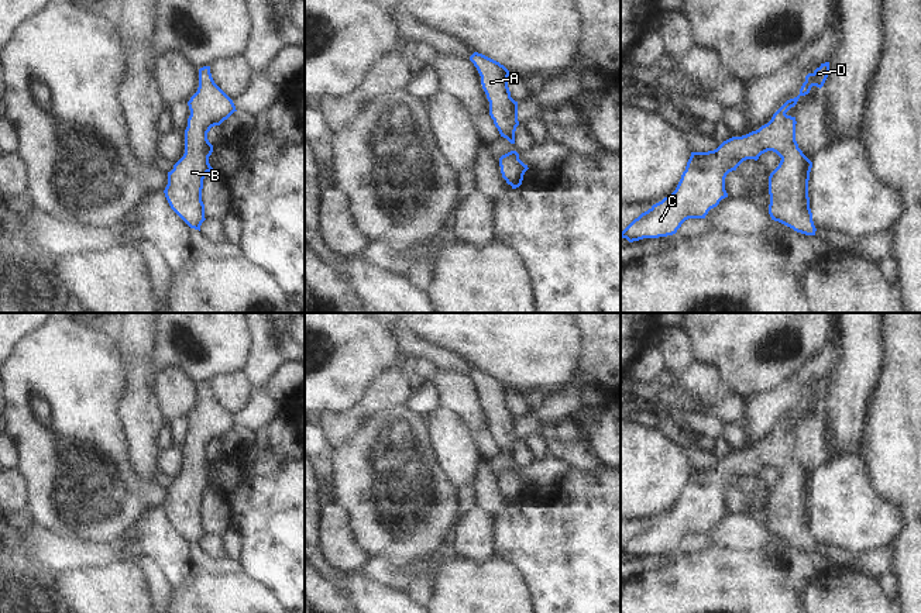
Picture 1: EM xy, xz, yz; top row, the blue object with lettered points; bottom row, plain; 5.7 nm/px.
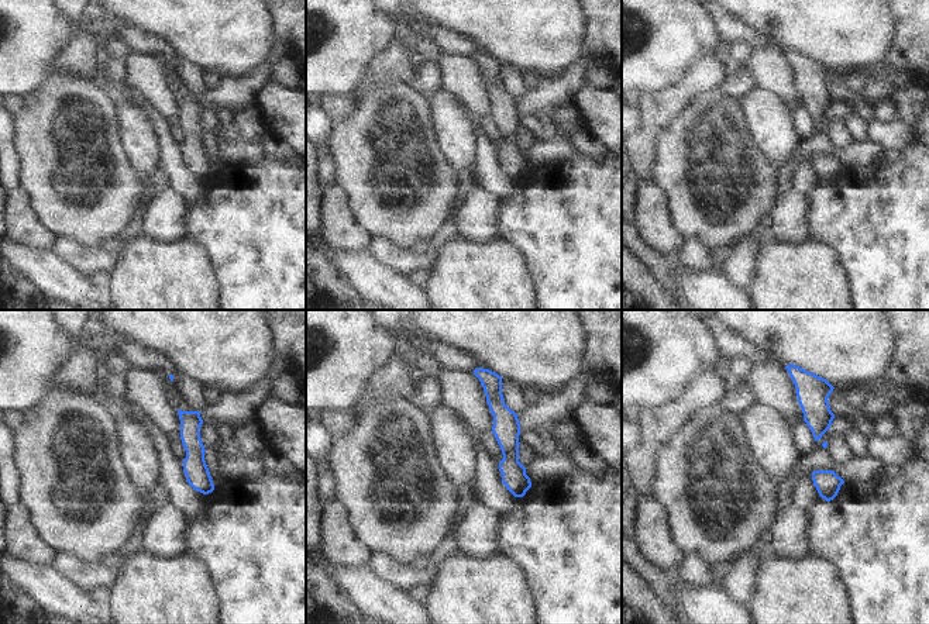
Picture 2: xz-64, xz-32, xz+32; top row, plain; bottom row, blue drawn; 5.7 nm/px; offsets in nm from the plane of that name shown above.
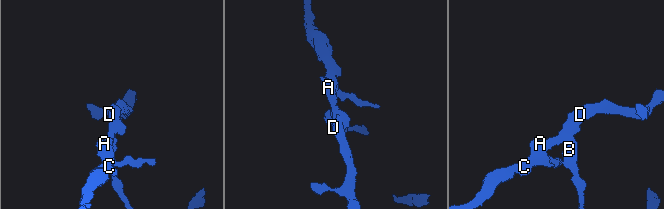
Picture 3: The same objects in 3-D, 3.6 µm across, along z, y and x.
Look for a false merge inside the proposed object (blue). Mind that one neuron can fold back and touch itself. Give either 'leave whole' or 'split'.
leave whole

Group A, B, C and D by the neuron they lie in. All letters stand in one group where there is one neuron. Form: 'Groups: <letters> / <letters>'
Groups: A B C D

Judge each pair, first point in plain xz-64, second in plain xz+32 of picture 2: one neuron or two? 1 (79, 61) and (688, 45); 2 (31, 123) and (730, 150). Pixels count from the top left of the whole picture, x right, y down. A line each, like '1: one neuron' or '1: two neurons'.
1: two neurons
2: one neuron

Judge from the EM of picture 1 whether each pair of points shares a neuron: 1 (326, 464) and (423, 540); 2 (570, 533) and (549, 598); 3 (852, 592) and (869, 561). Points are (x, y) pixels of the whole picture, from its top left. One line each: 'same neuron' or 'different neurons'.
1: different neurons
2: same neuron
3: different neurons

